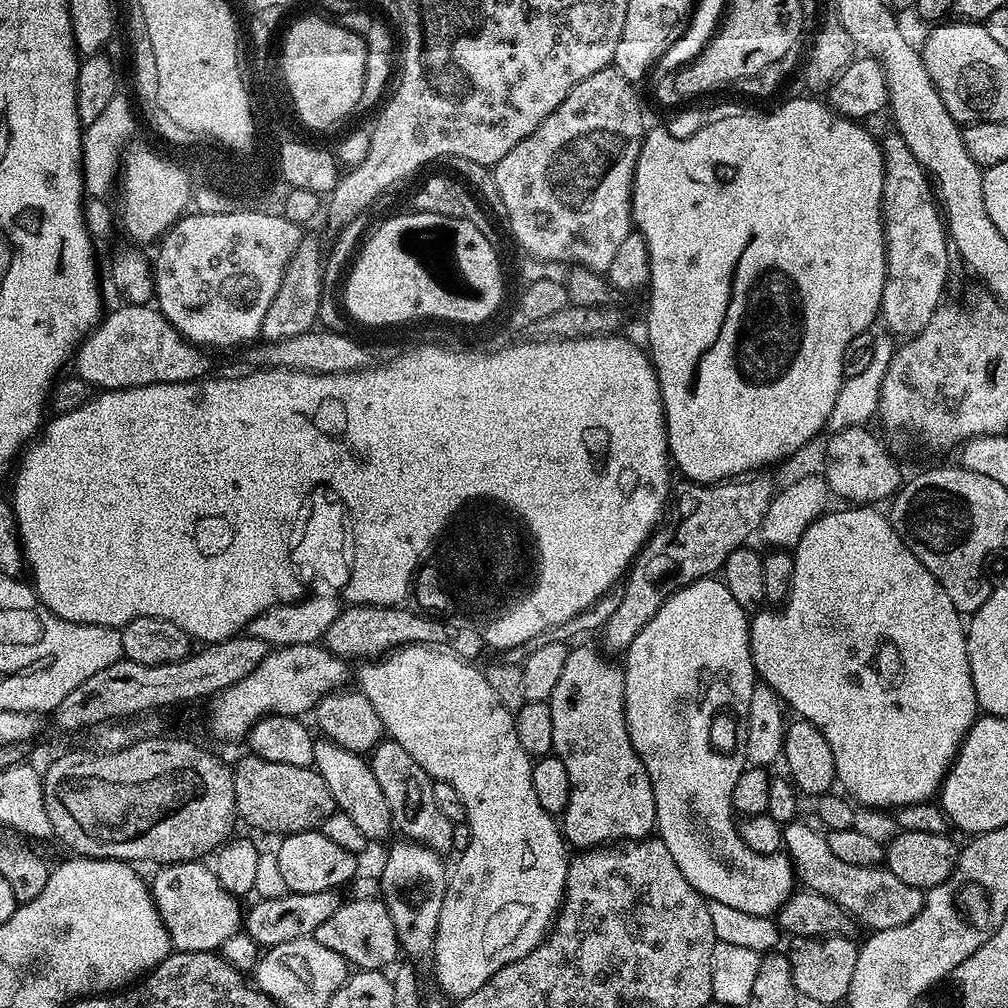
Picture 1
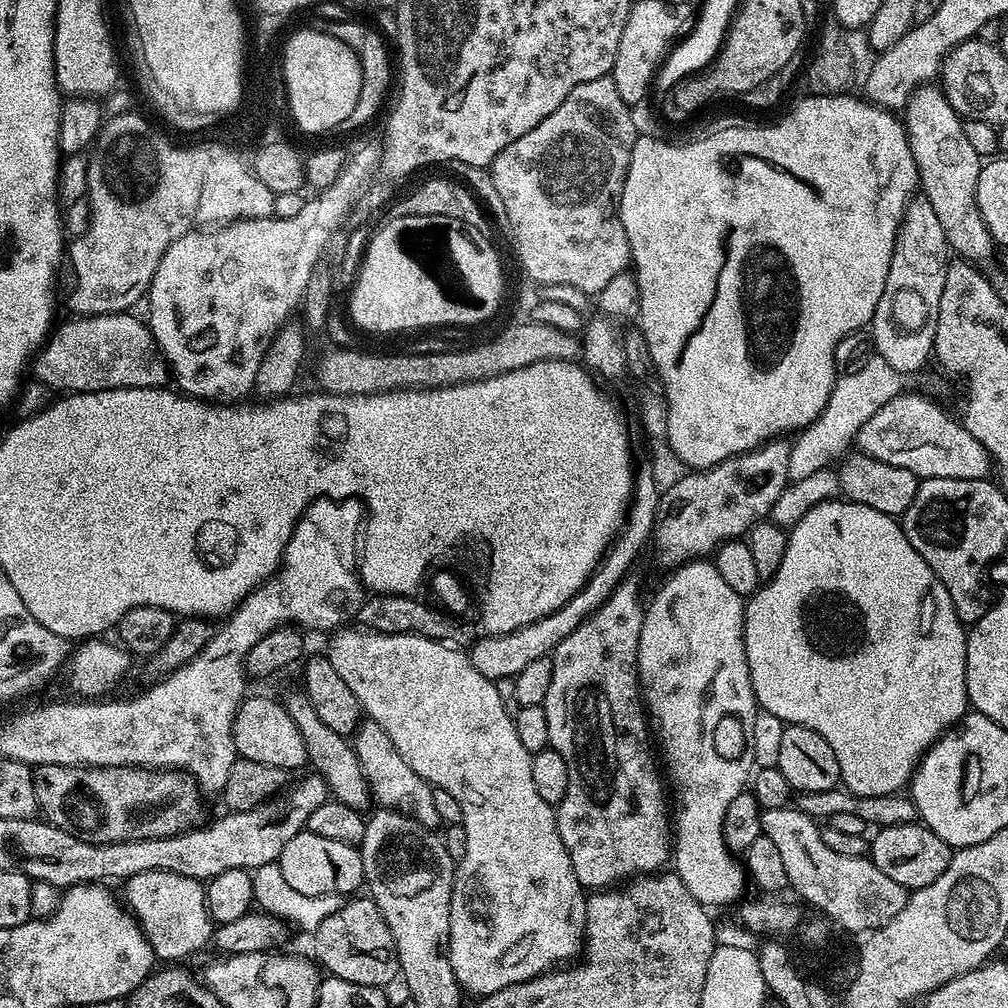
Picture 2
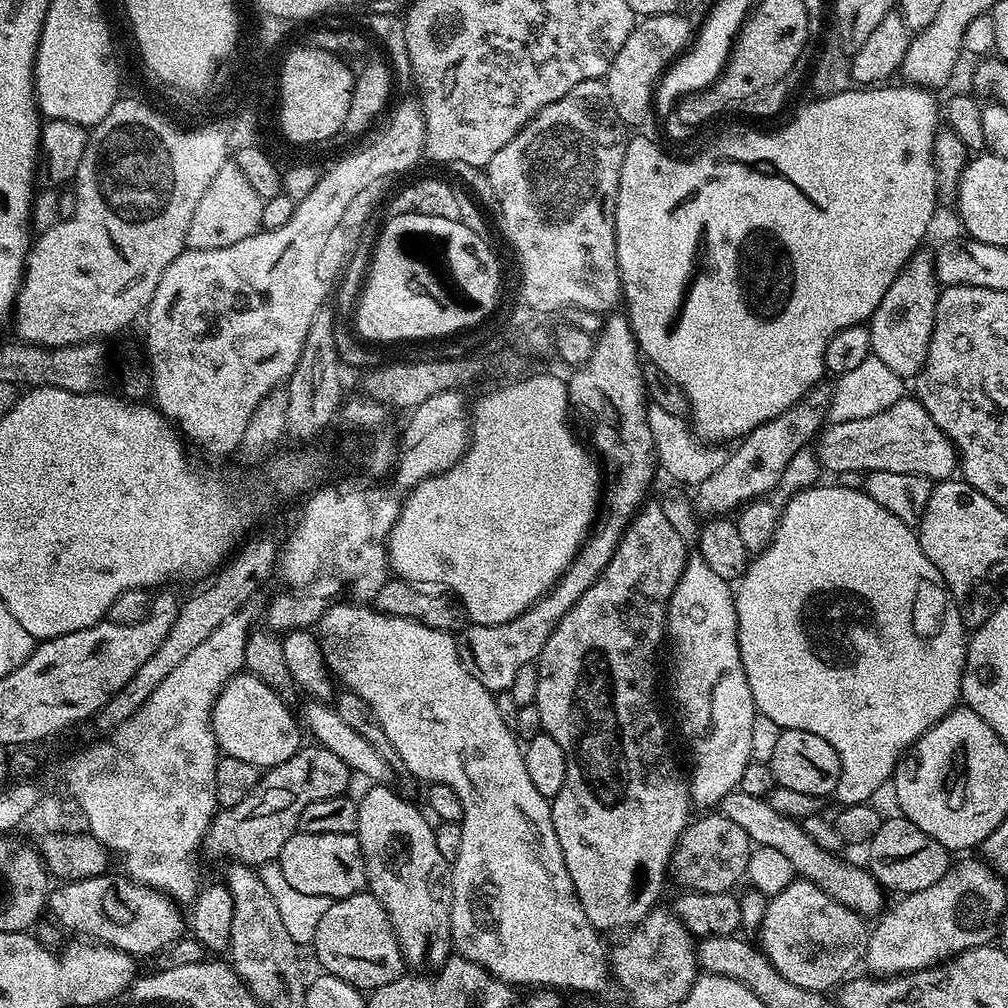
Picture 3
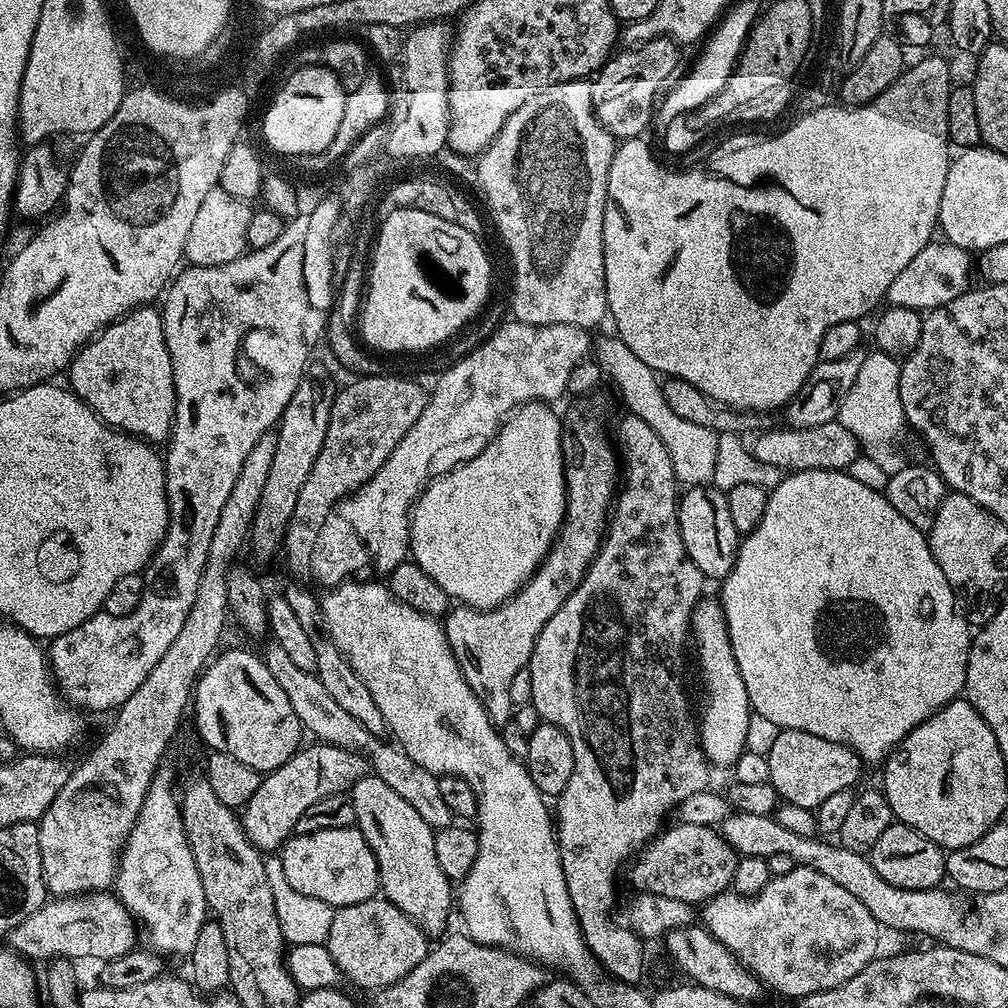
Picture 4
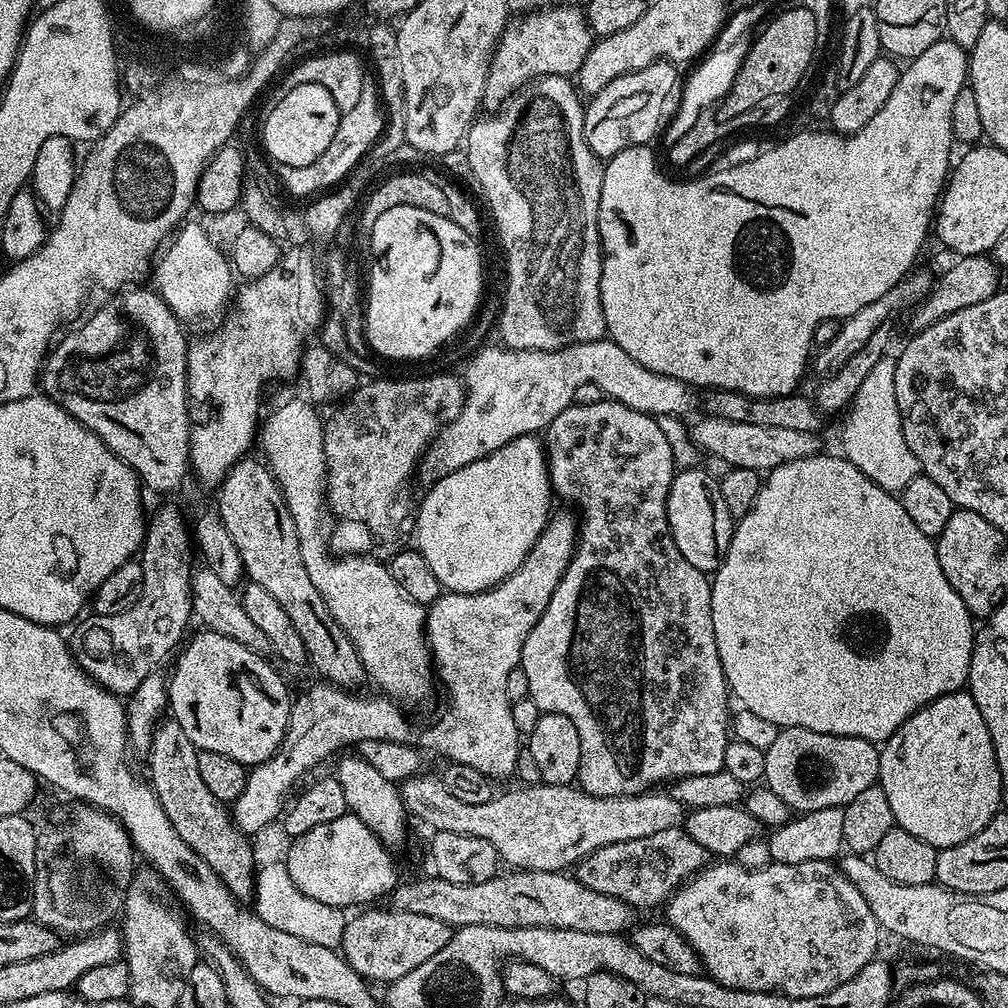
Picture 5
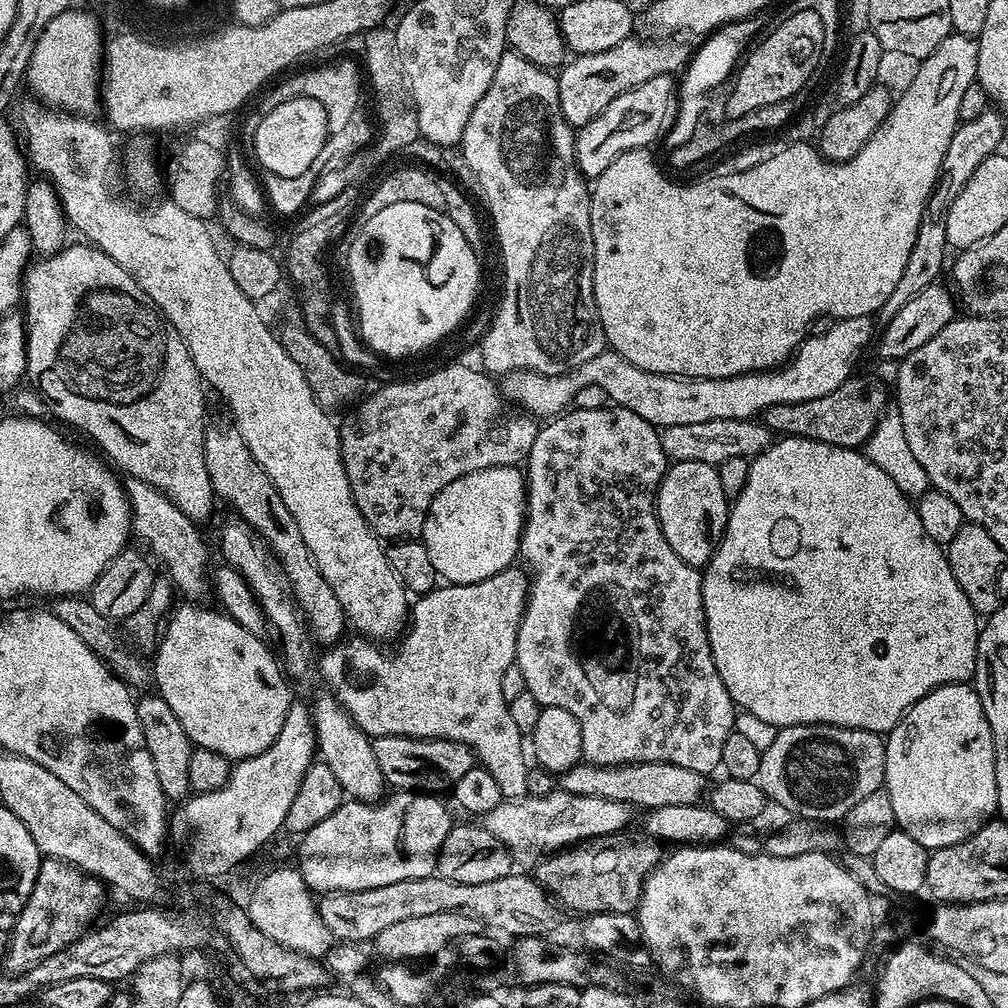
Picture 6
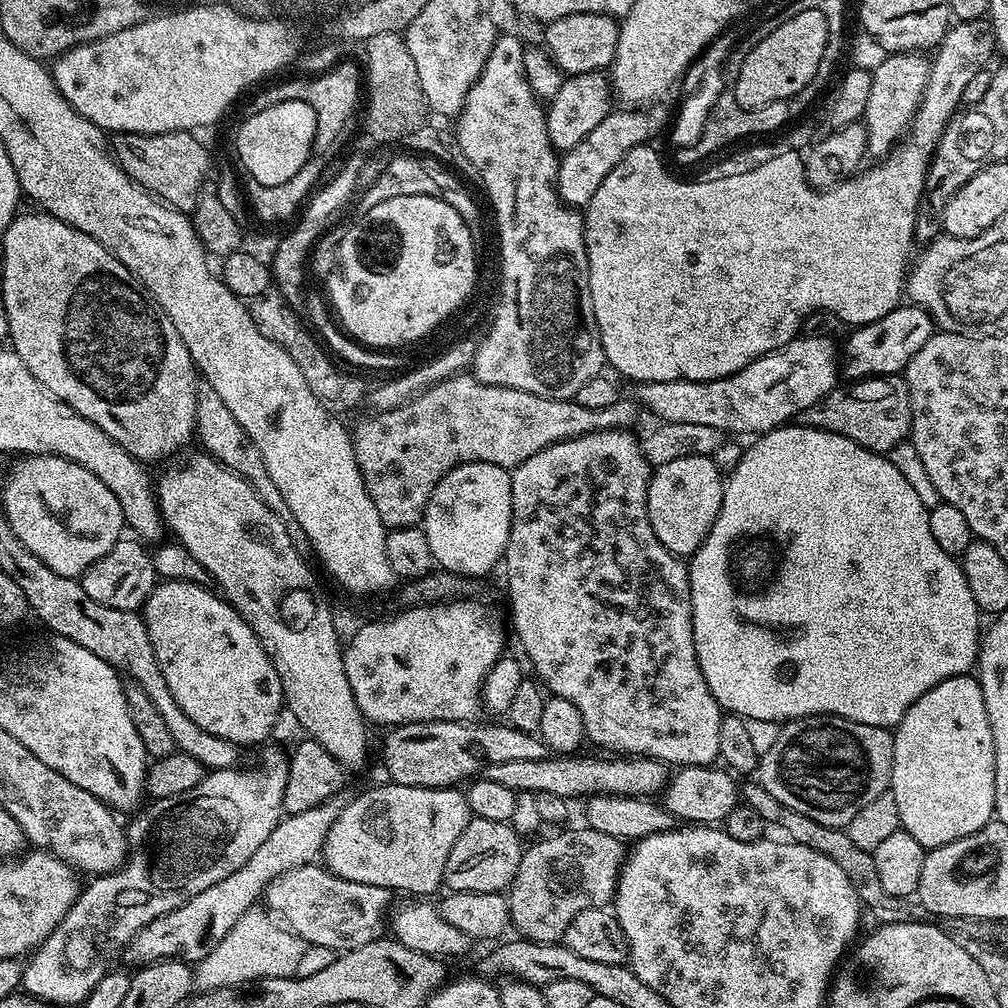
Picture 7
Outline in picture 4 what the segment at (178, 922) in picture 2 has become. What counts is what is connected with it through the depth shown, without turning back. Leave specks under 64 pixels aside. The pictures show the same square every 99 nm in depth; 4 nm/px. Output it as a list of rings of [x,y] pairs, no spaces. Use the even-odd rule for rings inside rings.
[[[111,891],[57,895],[45,899],[44,904],[30,914],[30,918],[22,918],[18,926],[11,928],[6,944],[11,951],[32,962],[48,962],[53,958],[67,958],[73,962],[105,962],[137,947],[136,928],[138,932],[137,921],[132,919],[119,896]]]

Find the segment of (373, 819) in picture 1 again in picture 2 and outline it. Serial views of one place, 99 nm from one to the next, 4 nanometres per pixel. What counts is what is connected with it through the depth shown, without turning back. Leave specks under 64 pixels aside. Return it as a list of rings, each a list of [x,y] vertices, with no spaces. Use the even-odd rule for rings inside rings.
[[[299,690],[300,692],[292,692],[288,697],[283,697],[282,703],[284,708],[290,714],[290,718],[294,718],[294,726],[298,726],[298,734],[302,734],[302,742],[306,745],[306,754],[313,768],[315,775],[321,776],[326,782],[331,799],[342,802],[351,808],[367,809],[369,800],[370,804],[370,789],[368,783],[364,780],[364,771],[356,757],[356,749],[342,734],[336,733],[335,730],[330,730],[330,726],[326,726],[326,722],[322,722],[322,718],[318,718],[318,713],[314,710],[314,702],[310,702],[307,691]]]

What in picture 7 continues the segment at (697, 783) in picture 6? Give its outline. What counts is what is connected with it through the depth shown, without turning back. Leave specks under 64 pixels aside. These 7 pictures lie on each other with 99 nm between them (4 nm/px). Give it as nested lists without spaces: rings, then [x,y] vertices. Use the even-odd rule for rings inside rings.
[[[550,754],[544,760],[538,758],[517,758],[514,762],[498,762],[490,764],[484,769],[483,779],[499,782],[514,793],[546,791],[547,793],[558,794],[566,801],[575,801],[575,796],[587,798],[590,796],[643,796],[645,798],[656,798],[663,793],[670,779],[669,765],[663,760],[654,760],[647,756],[637,758],[608,758],[602,760],[596,756],[574,757],[570,754]]]

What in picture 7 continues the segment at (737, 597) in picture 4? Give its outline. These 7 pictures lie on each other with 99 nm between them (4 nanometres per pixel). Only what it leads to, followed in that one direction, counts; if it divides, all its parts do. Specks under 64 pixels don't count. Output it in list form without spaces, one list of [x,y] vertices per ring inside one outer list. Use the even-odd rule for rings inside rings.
[[[789,422],[779,428],[771,428],[769,432],[757,435],[752,445],[745,447],[741,454],[741,460],[737,468],[733,470],[724,482],[724,497],[722,498],[722,510],[718,510],[718,518],[710,530],[710,534],[702,542],[688,564],[688,581],[690,582],[690,598],[692,599],[692,629],[694,630],[694,650],[698,658],[698,666],[702,670],[702,678],[706,678],[706,686],[710,686],[710,694],[720,703],[721,709],[725,713],[742,716],[745,720],[750,718],[766,718],[777,722],[787,722],[797,720],[800,716],[841,716],[854,722],[862,722],[866,726],[878,726],[879,728],[895,729],[897,723],[934,686],[938,686],[946,678],[969,675],[977,667],[978,653],[982,639],[982,624],[980,619],[982,613],[980,607],[974,602],[974,594],[970,594],[970,586],[964,577],[964,570],[960,566],[960,561],[955,556],[946,554],[942,546],[938,546],[934,539],[934,533],[930,530],[930,518],[928,510],[918,498],[917,491],[906,482],[906,478],[897,466],[894,466],[887,455],[879,452],[871,452],[858,442],[850,442],[850,438],[842,438],[842,434],[834,434],[826,430],[817,428],[805,428],[799,422]]]

